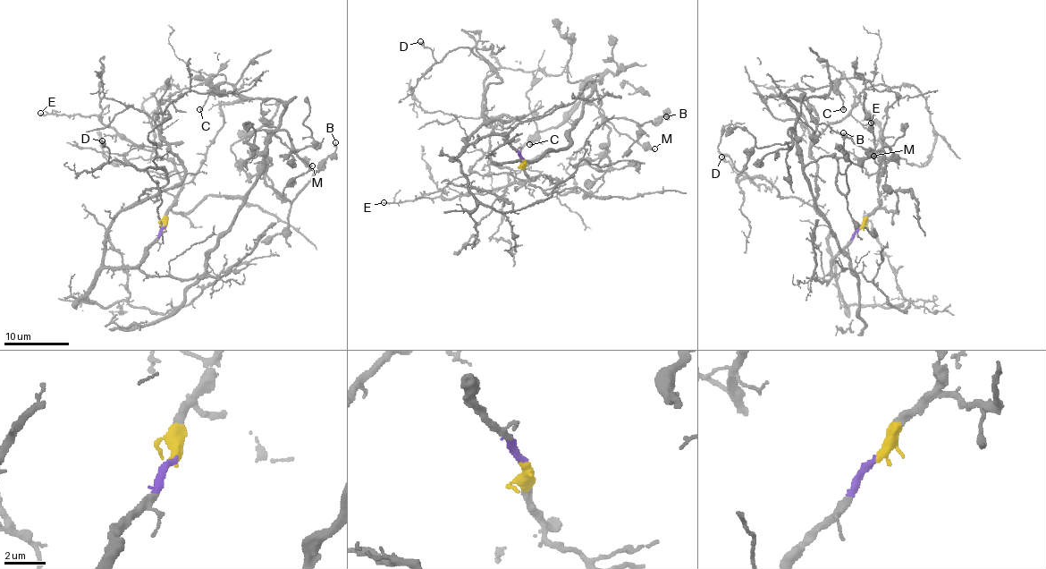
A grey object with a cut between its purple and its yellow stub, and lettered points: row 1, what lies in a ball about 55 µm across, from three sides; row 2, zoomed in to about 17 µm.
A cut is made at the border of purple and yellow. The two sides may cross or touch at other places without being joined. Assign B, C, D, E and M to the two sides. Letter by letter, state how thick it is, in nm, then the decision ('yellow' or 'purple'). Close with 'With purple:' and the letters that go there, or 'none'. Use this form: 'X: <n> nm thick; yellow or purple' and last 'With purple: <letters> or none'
B: 340 nm thick; purple
C: 180 nm thick; purple
D: 400 nm thick; purple
E: 150 nm thick; yellow
M: 260 nm thick; purple
With purple: B, C, D, M

